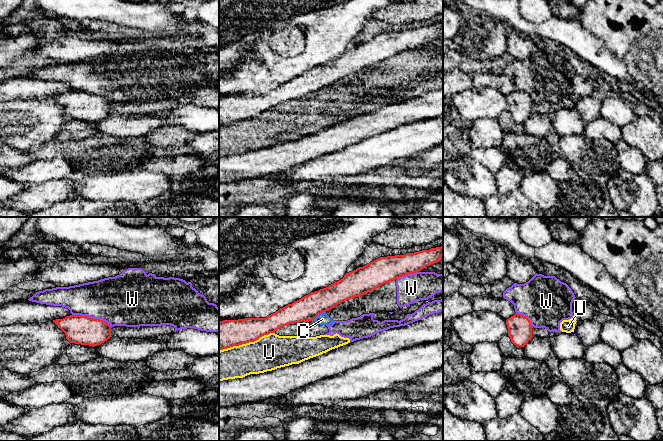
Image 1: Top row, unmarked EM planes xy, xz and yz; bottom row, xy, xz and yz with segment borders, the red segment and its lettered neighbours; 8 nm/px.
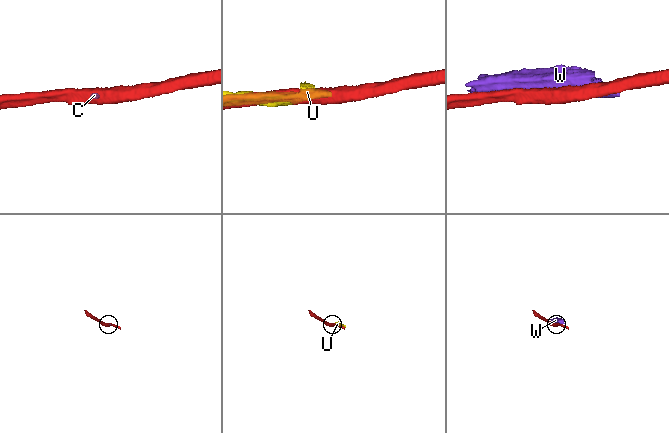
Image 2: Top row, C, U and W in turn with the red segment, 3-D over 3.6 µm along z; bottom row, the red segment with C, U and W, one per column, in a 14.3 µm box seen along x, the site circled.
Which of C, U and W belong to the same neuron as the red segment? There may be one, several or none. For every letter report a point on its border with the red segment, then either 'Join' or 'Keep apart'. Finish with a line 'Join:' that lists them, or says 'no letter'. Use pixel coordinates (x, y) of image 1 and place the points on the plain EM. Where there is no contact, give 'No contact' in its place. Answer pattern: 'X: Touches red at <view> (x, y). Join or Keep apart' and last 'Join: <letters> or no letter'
C: Touches red at xz (318, 90). Keep apart
U: Touches red at xz (246, 118). Keep apart
W: Touches red at xy (92, 94). Keep apart
Join: no letter

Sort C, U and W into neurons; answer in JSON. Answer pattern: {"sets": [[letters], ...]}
{"sets": [["C", "U", "W"]]}

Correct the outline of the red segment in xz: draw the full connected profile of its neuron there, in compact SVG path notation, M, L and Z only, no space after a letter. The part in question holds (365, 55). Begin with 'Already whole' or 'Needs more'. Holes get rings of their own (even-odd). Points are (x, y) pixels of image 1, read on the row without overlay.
Already whole. M443 22L422 26L404 31L380 33L369 40L346 49L344 53L326 64L302 73L301 75L280 84L266 94L245 94L238 96L223 96L219 98L219 127L233 122L254 118L264 111L275 109L276 106L288 100L313 97L319 90L329 87L338 80L353 73L371 68L383 60L396 56L408 50L421 47L440 37L443 31Z

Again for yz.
Already whole. M515 89L506 96L506 101L508 104L508 112L514 121L524 123L532 114L533 103L526 92Z

